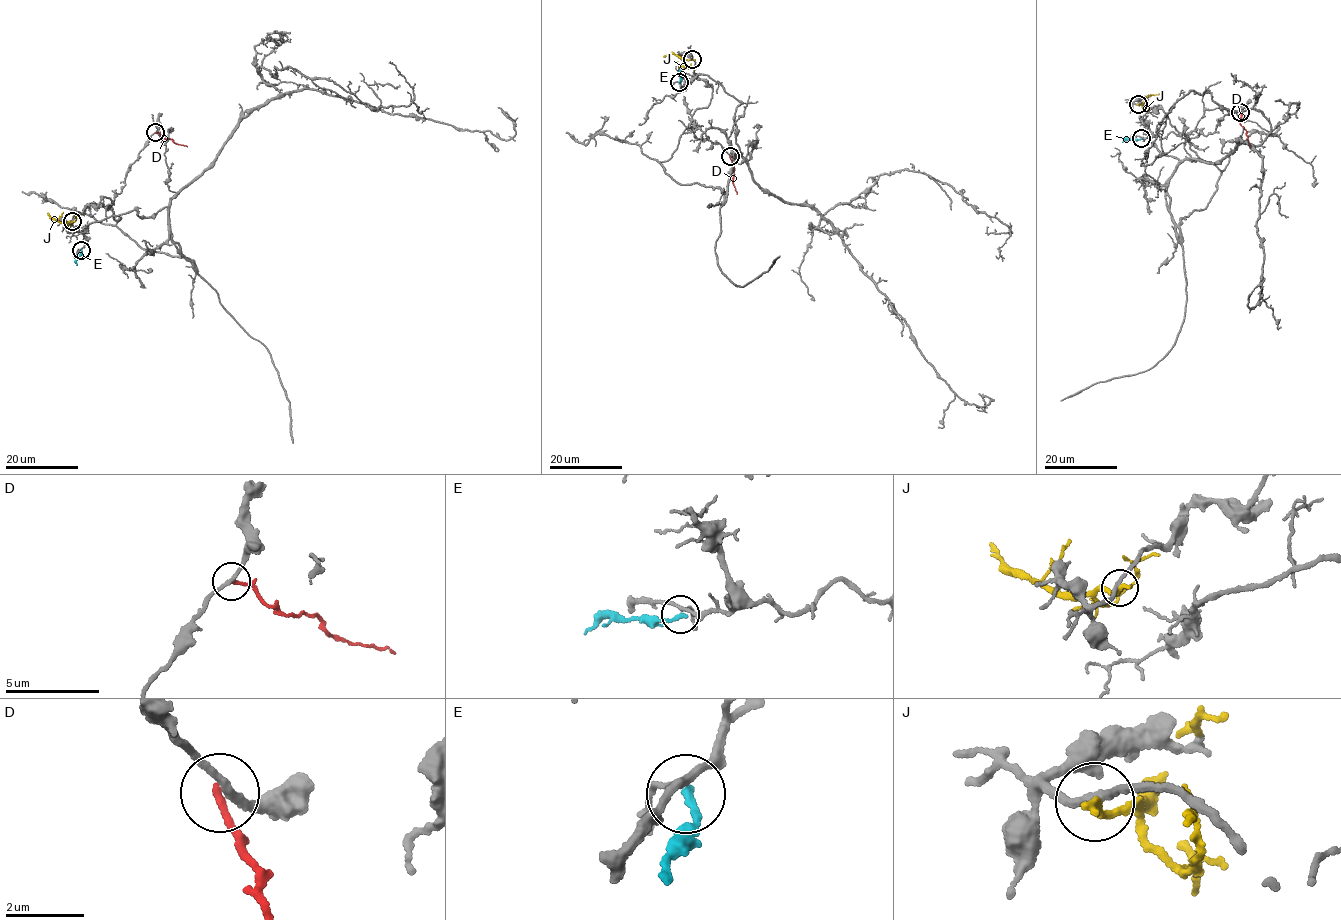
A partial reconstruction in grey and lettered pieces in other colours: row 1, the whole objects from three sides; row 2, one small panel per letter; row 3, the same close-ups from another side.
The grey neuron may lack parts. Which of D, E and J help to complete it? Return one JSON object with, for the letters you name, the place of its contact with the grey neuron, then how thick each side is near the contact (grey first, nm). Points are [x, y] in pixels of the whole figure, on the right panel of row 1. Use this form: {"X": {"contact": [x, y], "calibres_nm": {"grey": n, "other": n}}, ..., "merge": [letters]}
{"merge": []}

